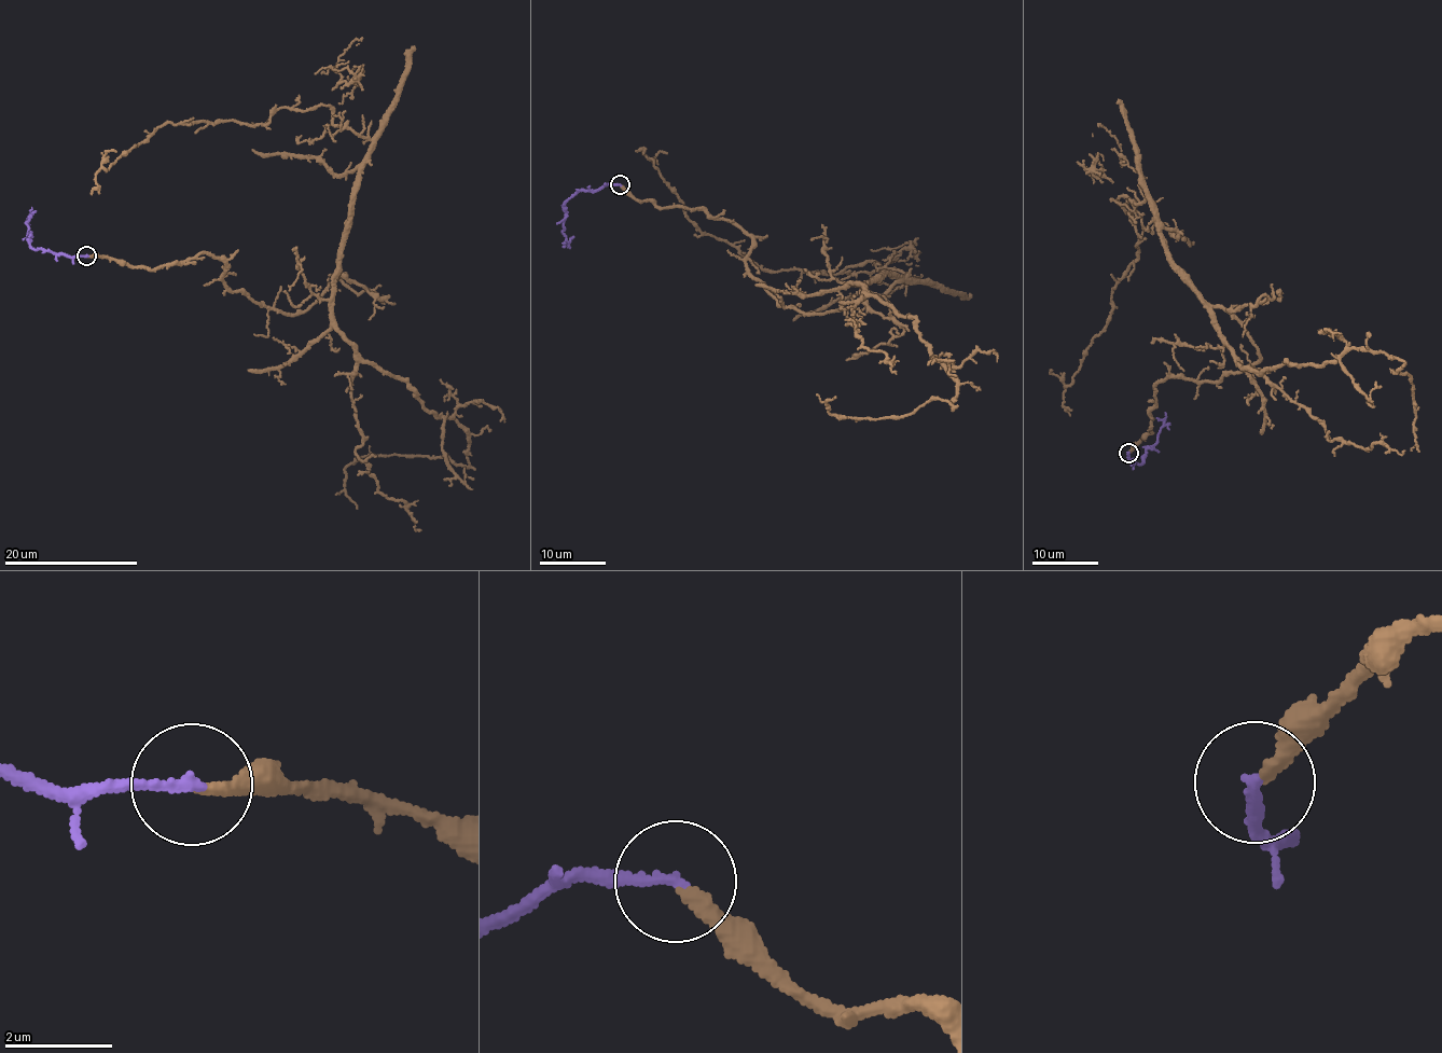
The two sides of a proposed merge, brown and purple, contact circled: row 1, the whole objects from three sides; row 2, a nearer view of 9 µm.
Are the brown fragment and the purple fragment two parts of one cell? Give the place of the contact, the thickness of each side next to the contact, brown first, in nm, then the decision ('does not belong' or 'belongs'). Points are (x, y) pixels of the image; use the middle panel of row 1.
at (620, 184); 200 nm thick on the brown side, 190 nm on the other; belongs

